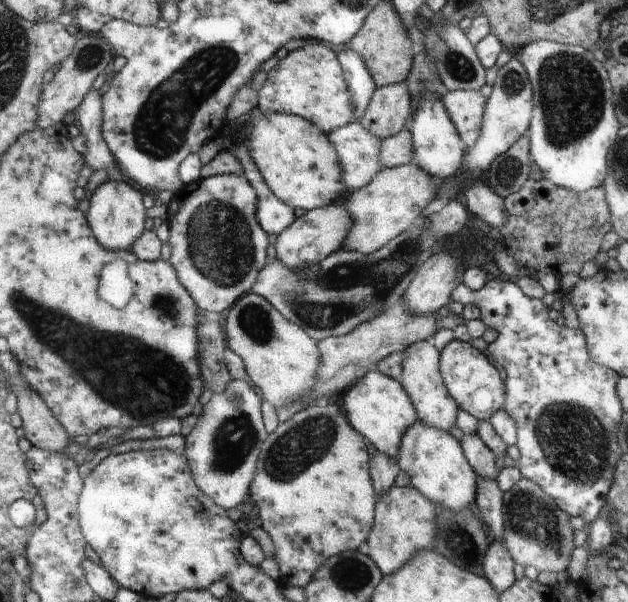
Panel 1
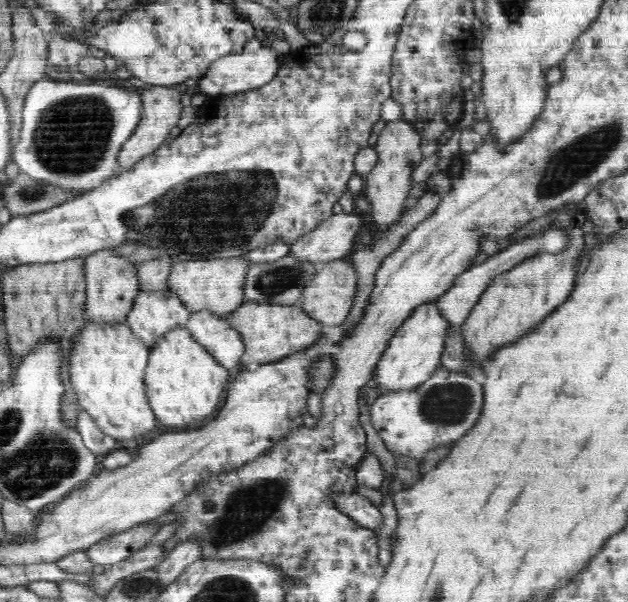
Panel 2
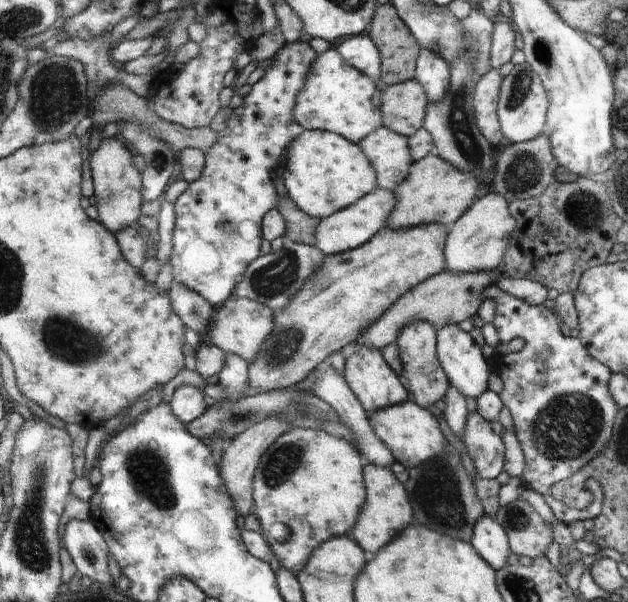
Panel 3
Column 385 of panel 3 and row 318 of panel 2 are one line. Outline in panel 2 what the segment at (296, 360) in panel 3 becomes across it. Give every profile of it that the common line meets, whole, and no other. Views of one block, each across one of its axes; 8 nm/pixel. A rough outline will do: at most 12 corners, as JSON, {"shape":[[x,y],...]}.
{"shape":[[246,300],[228,314],[241,367],[306,351],[322,326],[296,305]]}

